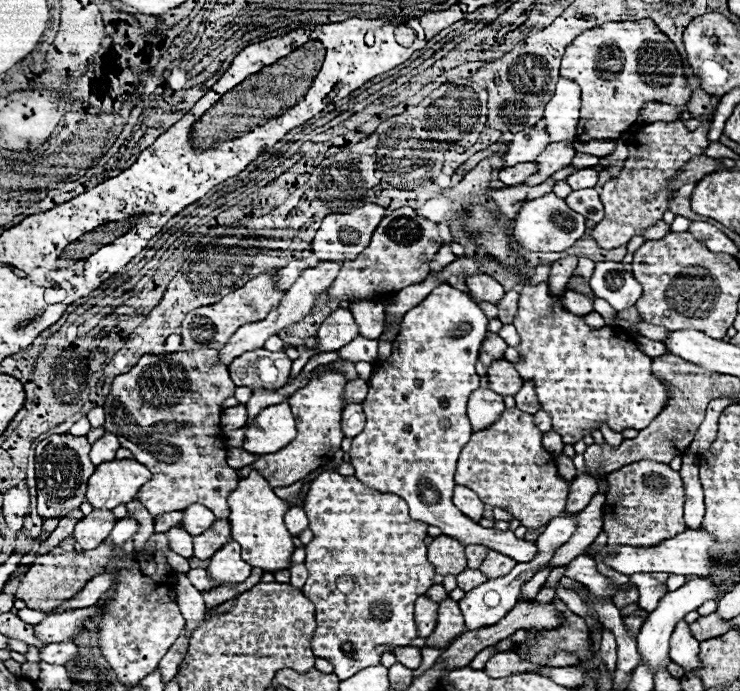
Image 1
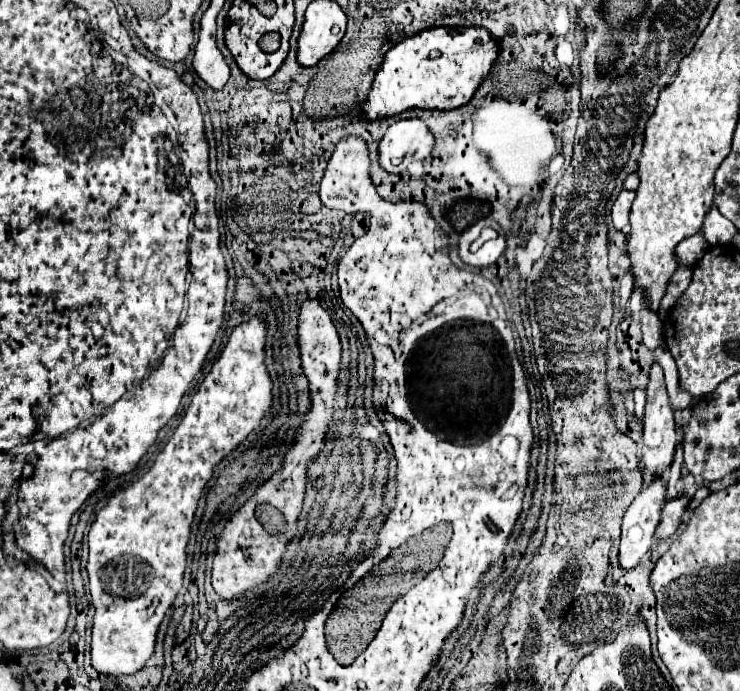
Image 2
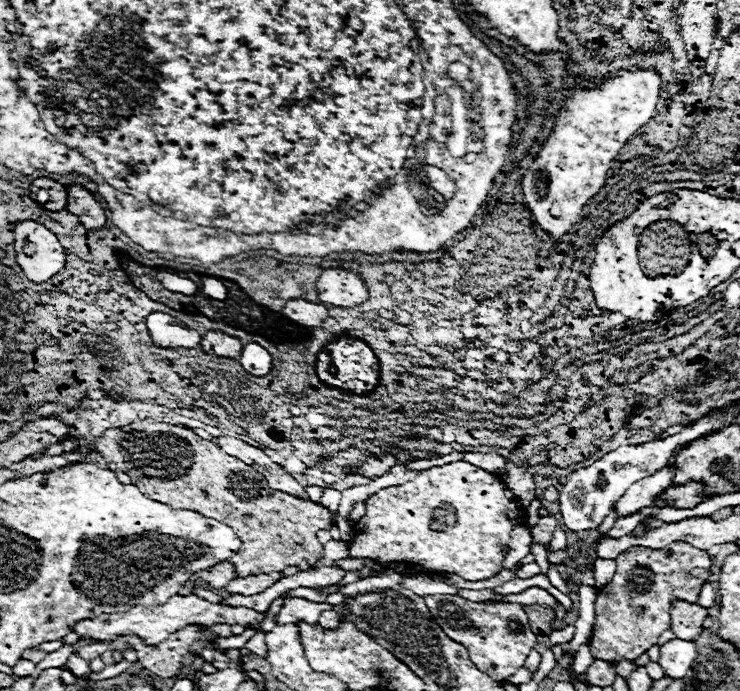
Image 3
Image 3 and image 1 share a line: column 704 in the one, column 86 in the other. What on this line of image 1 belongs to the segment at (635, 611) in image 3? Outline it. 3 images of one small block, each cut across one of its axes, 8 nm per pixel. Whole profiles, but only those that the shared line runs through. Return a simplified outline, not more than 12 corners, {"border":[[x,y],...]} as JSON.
{"border":[[58,546],[36,558],[16,598],[54,610],[106,572],[114,548]]}

